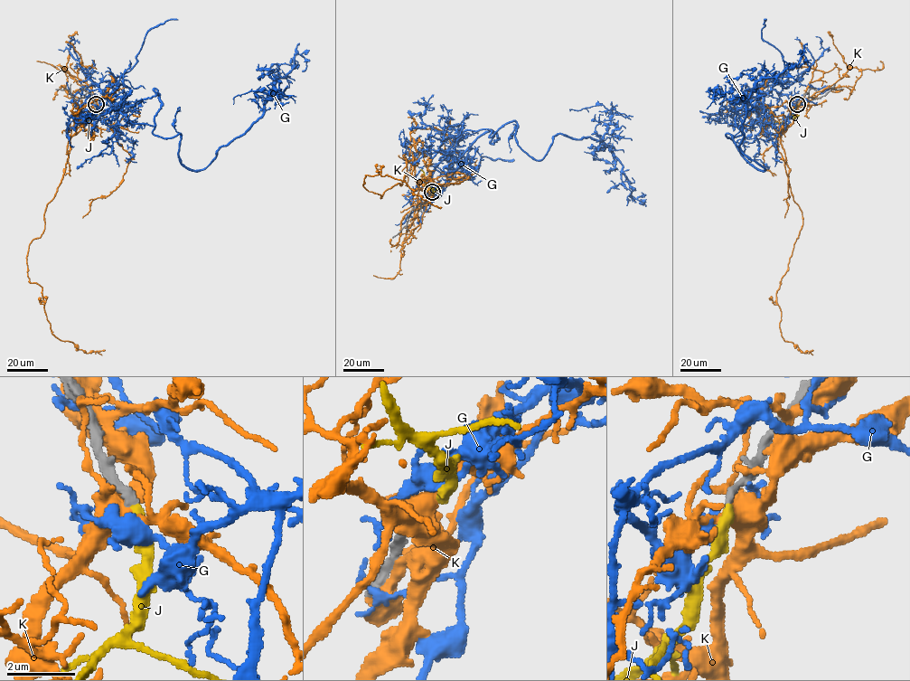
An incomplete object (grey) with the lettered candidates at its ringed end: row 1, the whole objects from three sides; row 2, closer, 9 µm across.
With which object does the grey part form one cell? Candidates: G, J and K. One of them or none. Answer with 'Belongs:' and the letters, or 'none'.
Belongs: J

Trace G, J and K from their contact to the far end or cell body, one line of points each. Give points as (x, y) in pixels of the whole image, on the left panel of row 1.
G: (95, 102), (104, 89), (134, 124), (180, 133), (179, 160), (204, 169), (263, 114), (295, 54), (302, 71)
J: (96, 103), (96, 110), (87, 122), (84, 122)
K: (95, 103), (69, 140), (45, 228), (26, 258), (51, 332), (86, 353), (105, 350)

